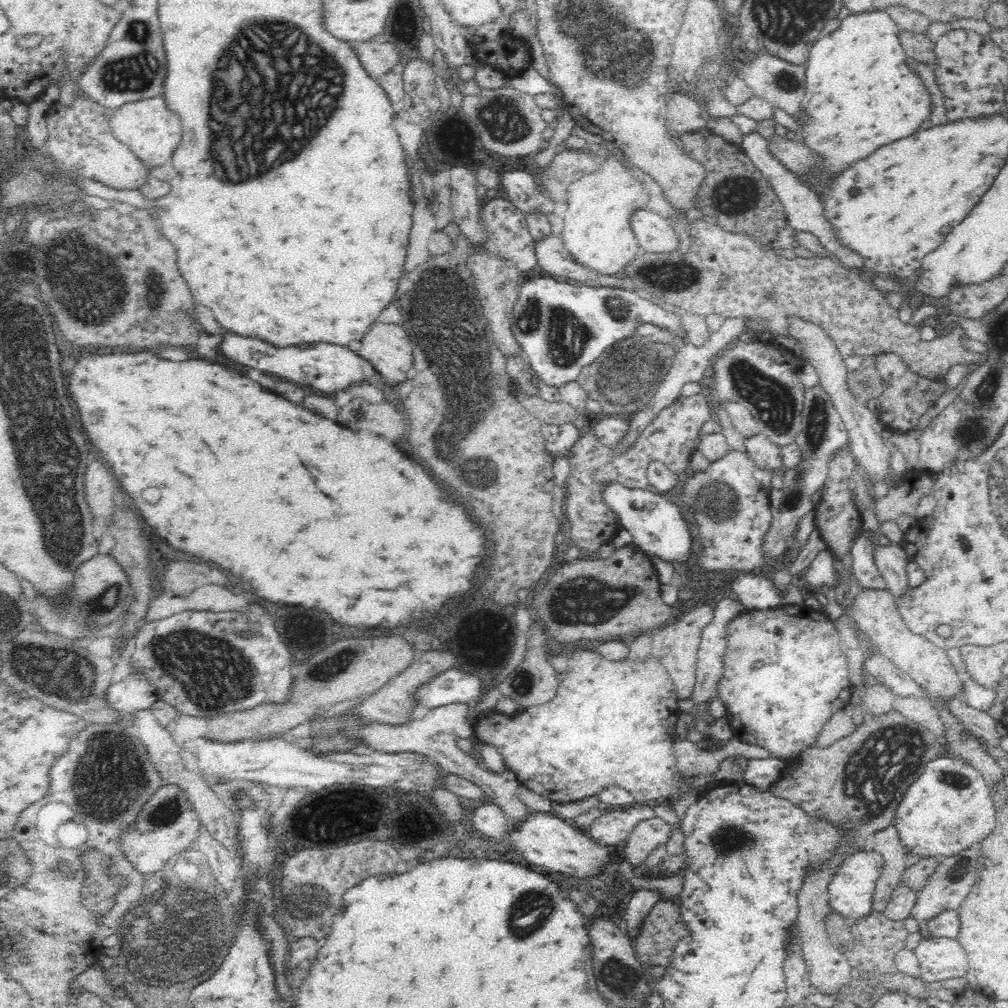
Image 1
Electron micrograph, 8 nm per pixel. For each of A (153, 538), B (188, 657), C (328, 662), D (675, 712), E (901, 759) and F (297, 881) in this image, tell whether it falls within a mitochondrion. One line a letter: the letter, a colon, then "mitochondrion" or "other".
A: other
B: mitochondrion
C: mitochondrion
D: other
E: mitochondrion
F: mitochondrion

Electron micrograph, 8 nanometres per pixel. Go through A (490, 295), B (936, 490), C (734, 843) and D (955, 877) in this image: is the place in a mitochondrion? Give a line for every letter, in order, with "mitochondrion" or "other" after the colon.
A: mitochondrion
B: other
C: mitochondrion
D: mitochondrion

